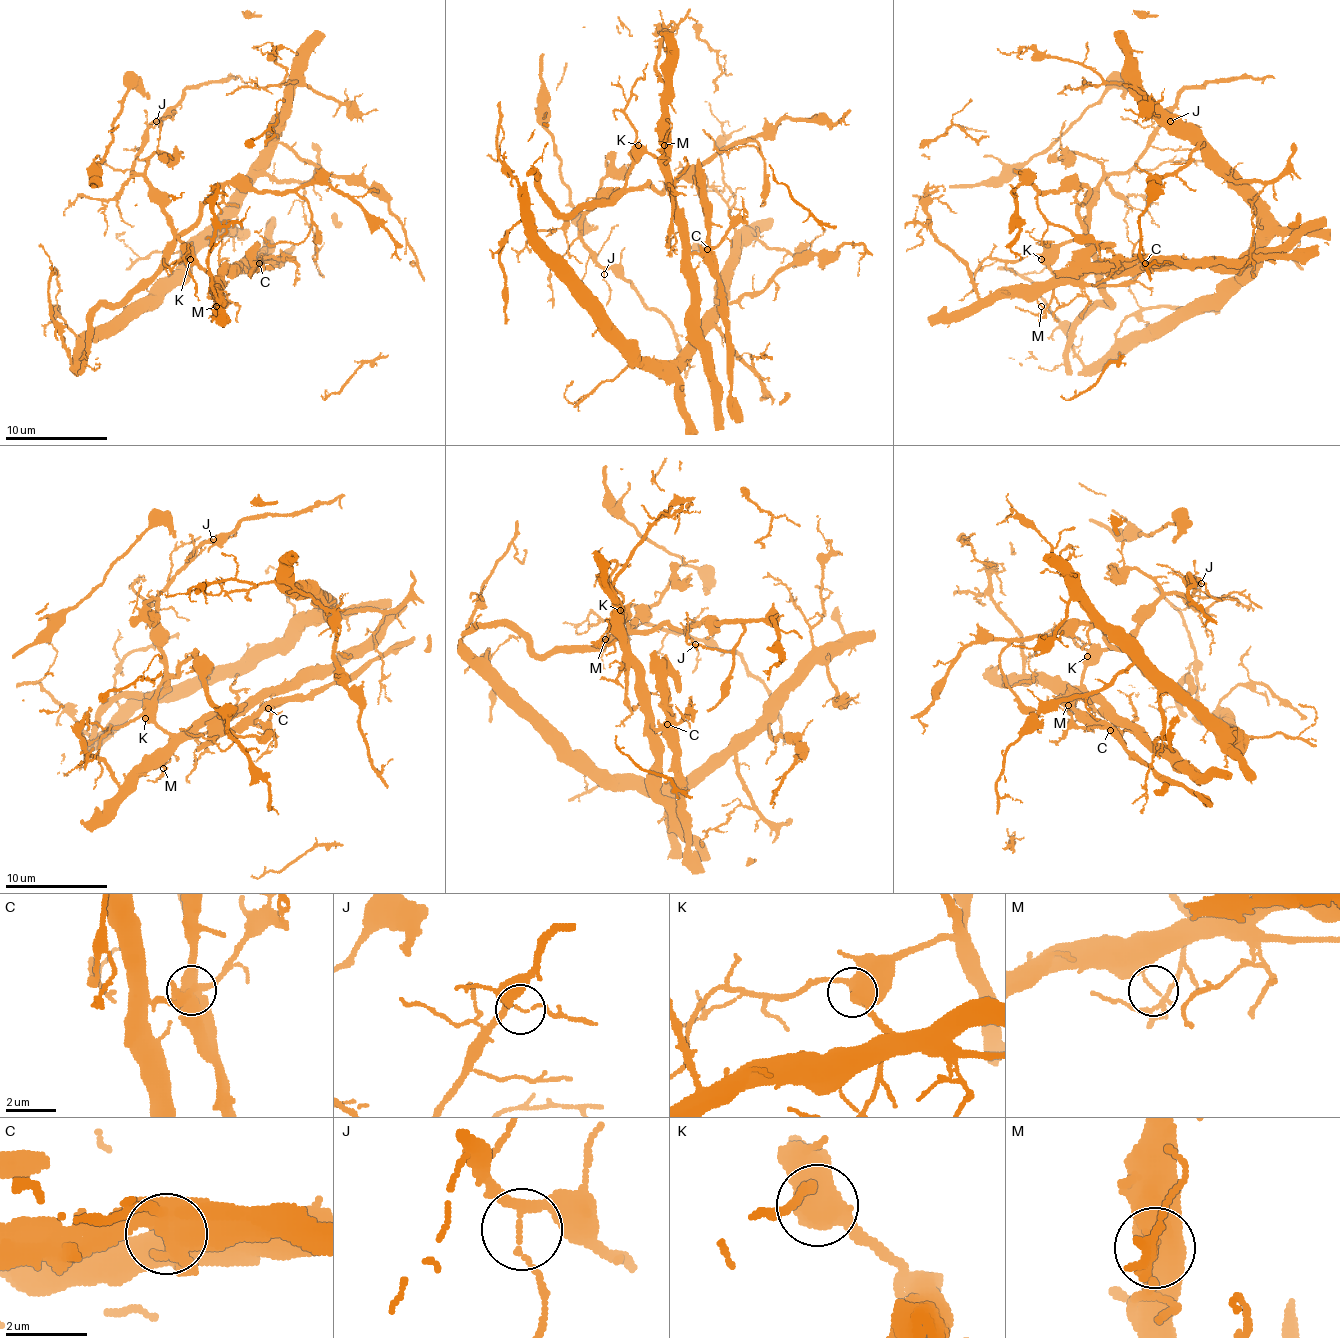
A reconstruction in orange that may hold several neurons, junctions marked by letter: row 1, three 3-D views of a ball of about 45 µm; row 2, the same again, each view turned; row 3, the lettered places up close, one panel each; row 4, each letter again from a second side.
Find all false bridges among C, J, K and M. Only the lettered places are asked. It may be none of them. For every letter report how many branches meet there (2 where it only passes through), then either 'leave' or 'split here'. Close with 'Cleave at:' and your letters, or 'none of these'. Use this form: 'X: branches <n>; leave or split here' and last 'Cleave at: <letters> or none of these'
C: branches 5; split here
J: branches 3; leave
K: branches 3; leave
M: branches 3; split here
Cleave at: C, M

